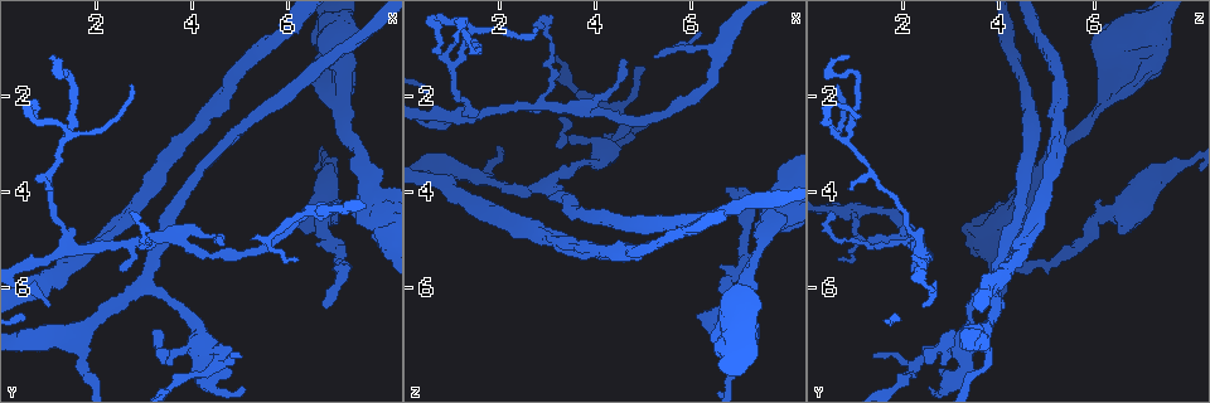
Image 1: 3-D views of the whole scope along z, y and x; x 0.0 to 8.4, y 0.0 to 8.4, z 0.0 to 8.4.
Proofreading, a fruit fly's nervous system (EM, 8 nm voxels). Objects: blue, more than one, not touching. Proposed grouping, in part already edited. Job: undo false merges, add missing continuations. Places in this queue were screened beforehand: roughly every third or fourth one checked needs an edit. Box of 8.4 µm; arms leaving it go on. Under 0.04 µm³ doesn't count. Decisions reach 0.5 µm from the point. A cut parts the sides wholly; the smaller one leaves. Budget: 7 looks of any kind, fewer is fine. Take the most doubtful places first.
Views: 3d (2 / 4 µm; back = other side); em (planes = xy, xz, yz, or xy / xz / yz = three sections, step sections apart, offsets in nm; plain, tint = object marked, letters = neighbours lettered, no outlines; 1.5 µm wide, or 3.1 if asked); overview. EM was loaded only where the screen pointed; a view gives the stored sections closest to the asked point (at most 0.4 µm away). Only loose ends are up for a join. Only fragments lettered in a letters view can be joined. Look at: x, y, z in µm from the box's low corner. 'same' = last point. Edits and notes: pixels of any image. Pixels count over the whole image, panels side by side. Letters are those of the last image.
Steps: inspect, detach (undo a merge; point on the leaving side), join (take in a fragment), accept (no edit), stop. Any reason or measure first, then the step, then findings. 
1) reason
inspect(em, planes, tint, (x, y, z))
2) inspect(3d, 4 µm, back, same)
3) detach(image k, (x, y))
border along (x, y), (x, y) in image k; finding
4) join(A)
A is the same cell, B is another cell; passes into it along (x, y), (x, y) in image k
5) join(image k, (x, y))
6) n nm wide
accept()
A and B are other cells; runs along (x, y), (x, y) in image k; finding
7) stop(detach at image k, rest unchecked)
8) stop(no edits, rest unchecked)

end of a long branch
inspect(em, yz, step 8, tint, (6.80, 6.35, 4.00))

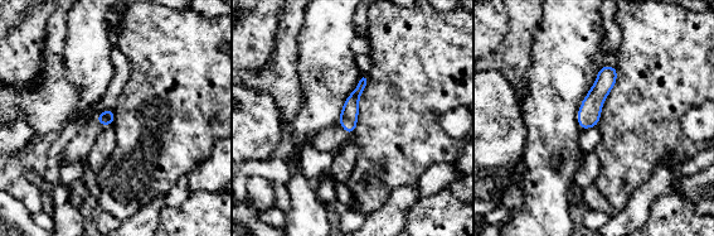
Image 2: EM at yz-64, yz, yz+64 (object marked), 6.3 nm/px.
cut it another way
inspect(em, planes, letters, same)

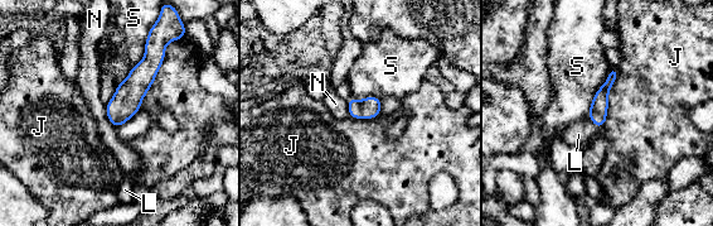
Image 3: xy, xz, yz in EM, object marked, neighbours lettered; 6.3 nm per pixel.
join(L)
L is the same cell, J, N and S are other cells; passes into it along (597, 112), (592, 121), (578, 134) in image 3; the neuron continues

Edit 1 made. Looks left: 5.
redraw
inspect(overview)

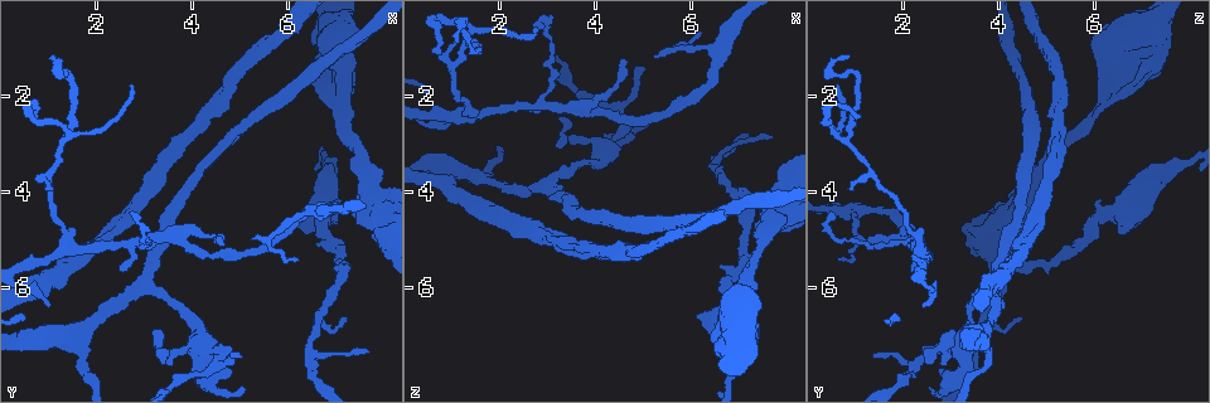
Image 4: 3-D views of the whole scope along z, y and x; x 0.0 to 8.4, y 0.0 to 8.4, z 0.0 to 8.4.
thin end
inspect(3d, 4 µm, (2.55, 5.55, 2.30))

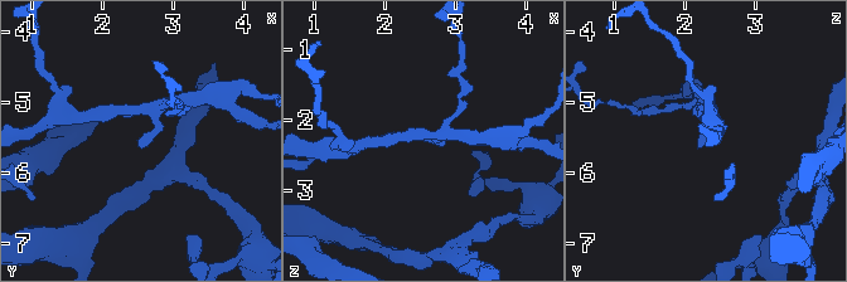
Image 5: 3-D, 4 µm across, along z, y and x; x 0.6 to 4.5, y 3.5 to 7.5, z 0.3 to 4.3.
inspect(em, planes, letters, (2.50, 5.60, 2.30))

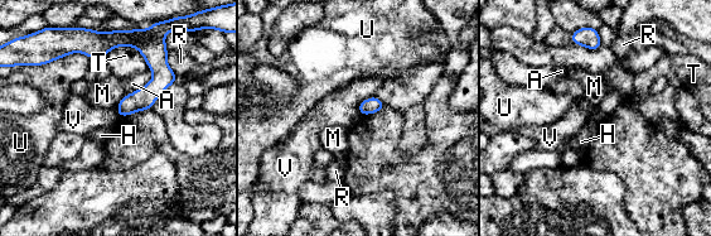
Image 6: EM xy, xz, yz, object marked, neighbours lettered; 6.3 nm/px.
accept()
A, H, M, R, T, U and V are other cells; border along (361, 102), (358, 105), (359, 115) in image 6; none of them fits

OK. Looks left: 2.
stop(join at image 3, rest unchecked)

